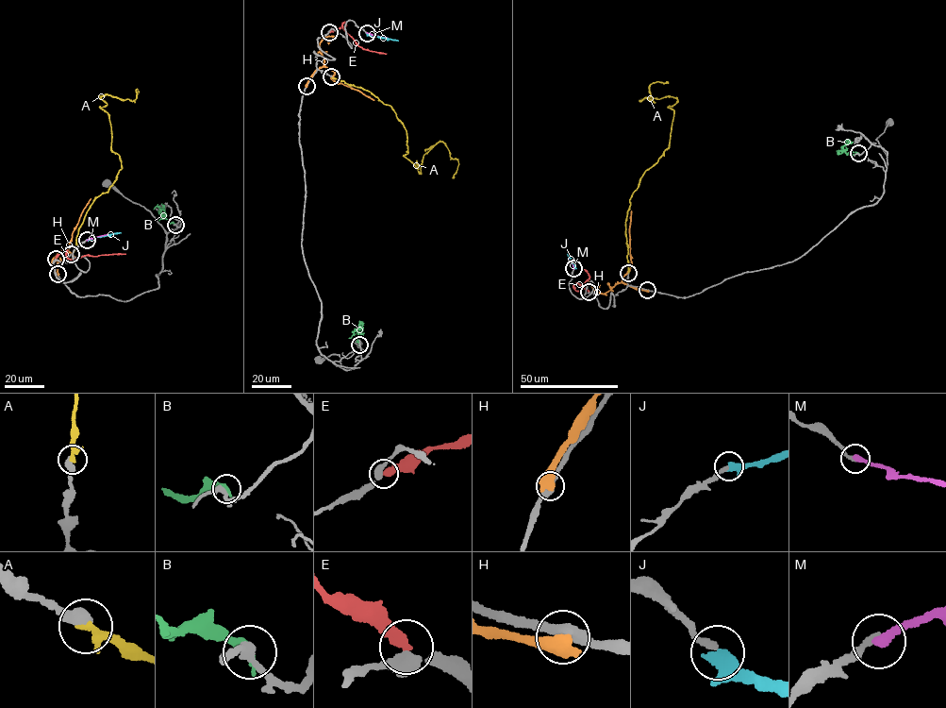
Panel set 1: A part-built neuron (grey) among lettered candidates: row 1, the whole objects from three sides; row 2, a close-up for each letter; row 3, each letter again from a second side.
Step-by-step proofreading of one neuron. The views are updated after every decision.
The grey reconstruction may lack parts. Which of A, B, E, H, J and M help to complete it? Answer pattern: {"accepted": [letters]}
{"accepted": ["A"]}

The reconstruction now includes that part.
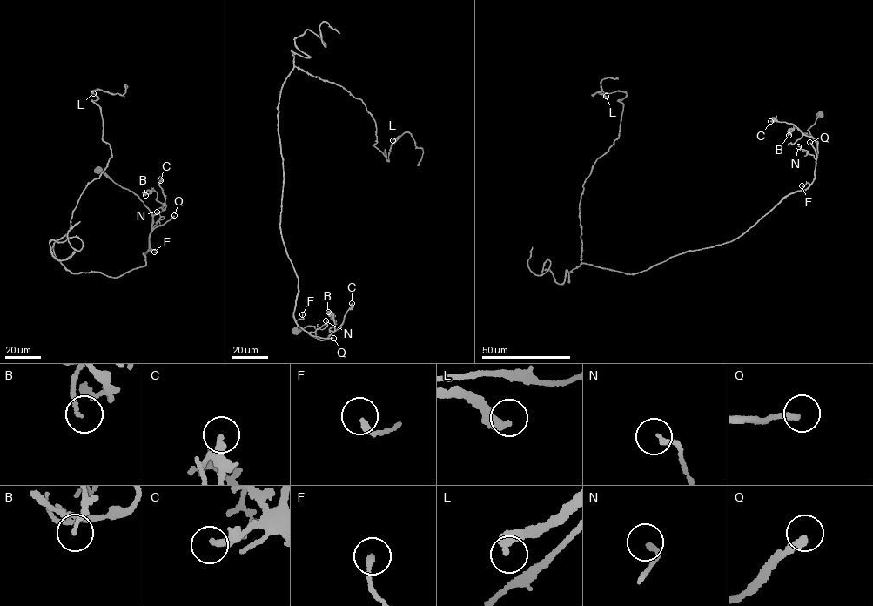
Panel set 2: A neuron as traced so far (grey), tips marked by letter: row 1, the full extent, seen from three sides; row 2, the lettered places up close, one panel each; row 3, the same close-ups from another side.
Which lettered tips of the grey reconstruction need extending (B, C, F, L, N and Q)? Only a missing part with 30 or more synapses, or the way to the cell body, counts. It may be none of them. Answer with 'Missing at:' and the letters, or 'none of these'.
Missing at: Q

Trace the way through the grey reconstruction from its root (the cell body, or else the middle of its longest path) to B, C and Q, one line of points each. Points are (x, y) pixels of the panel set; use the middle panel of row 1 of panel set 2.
B: (295, 331), (314, 326), (316, 337), (324, 340), (335, 324), (328, 312)
C: (295, 331), (298, 333), (307, 326), (314, 326), (316, 337), (324, 340), (339, 328), (352, 303)
Q: (295, 331), (298, 333), (307, 326), (314, 326), (315, 337), (310, 334), (309, 333), (324, 338), (333, 338)

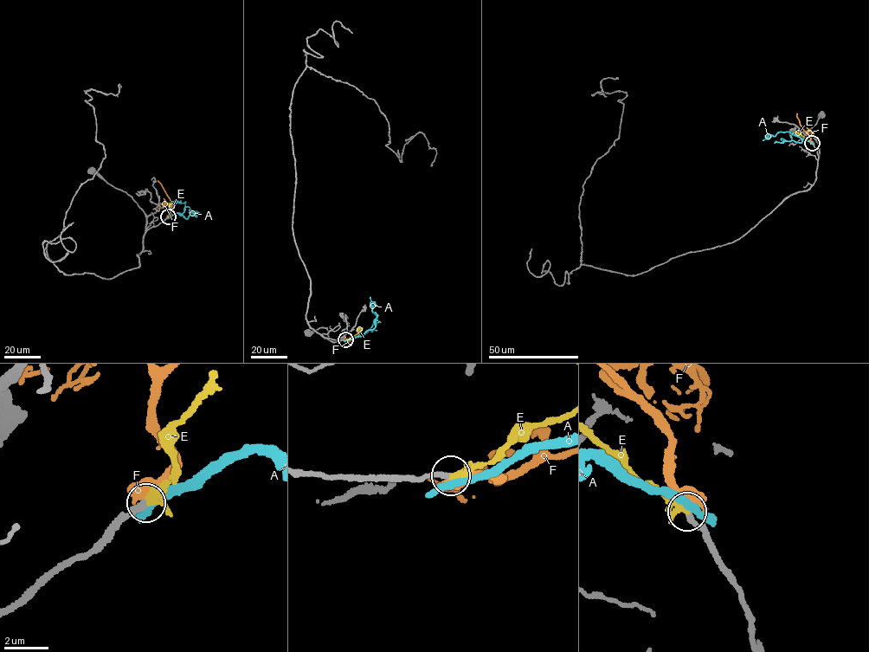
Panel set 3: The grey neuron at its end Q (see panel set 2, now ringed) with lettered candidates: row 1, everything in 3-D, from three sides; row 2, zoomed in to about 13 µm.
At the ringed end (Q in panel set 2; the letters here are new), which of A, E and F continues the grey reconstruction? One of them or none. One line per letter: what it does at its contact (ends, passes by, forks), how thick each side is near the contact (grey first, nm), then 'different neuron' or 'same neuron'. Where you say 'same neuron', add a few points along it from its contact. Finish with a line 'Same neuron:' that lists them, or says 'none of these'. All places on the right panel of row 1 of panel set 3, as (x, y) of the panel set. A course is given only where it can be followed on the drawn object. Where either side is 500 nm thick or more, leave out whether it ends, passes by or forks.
A: 280/550 nm | different neuron
E: it forks | 280/200 nm | same neuron | via (812, 143), (794, 132), (800, 132)
F: 280/700 nm | different neuron
Same neuron: E

